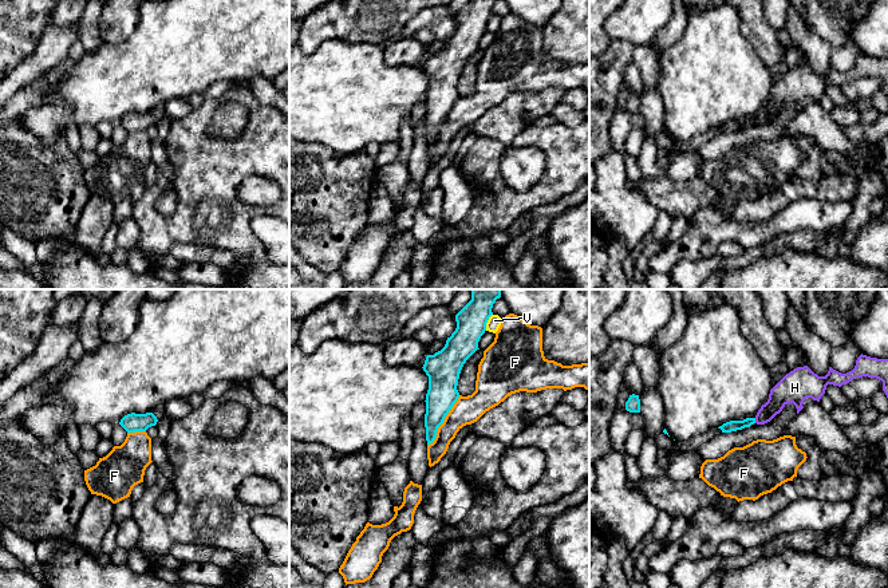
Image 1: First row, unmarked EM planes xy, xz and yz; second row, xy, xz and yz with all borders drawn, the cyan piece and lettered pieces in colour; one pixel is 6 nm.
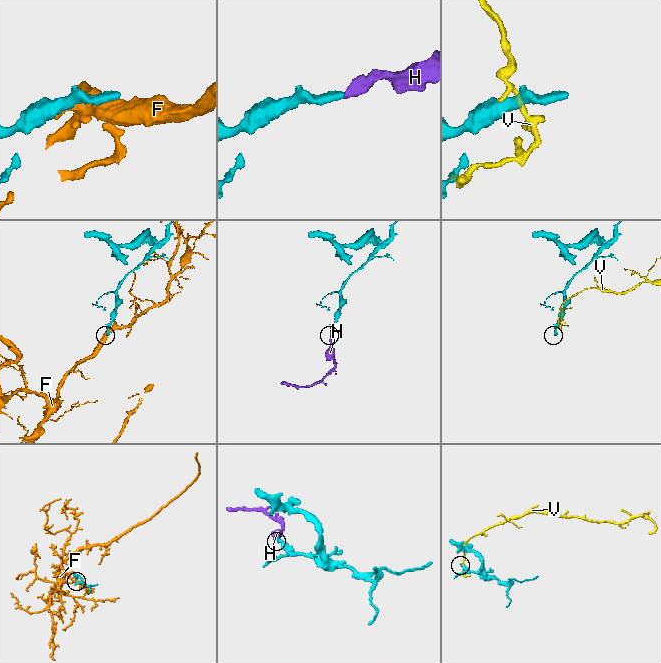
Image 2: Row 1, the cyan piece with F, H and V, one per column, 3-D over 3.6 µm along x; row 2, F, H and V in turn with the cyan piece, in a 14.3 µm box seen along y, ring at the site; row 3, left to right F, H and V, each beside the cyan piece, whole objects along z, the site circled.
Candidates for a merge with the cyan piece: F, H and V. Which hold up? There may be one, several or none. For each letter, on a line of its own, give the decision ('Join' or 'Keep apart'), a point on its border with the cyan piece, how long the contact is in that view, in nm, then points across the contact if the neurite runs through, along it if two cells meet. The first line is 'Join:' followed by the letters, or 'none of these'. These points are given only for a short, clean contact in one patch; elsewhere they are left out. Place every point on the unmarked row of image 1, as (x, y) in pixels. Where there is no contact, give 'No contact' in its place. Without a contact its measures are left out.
Join: H
F: Keep apart. Touches cyan at xz (444, 119). Shared border 360 nm
H: Join. Touches cyan at yz (754, 121). Shared border 30 nm
V: Keep apart. Touches cyan at xz (486, 22). Shared border 110 nm

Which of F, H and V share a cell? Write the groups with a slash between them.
F / H / V

